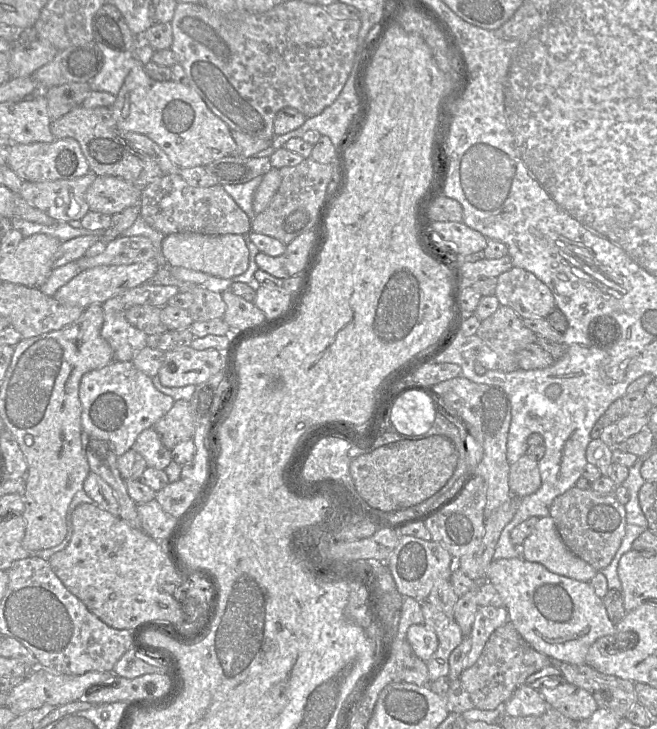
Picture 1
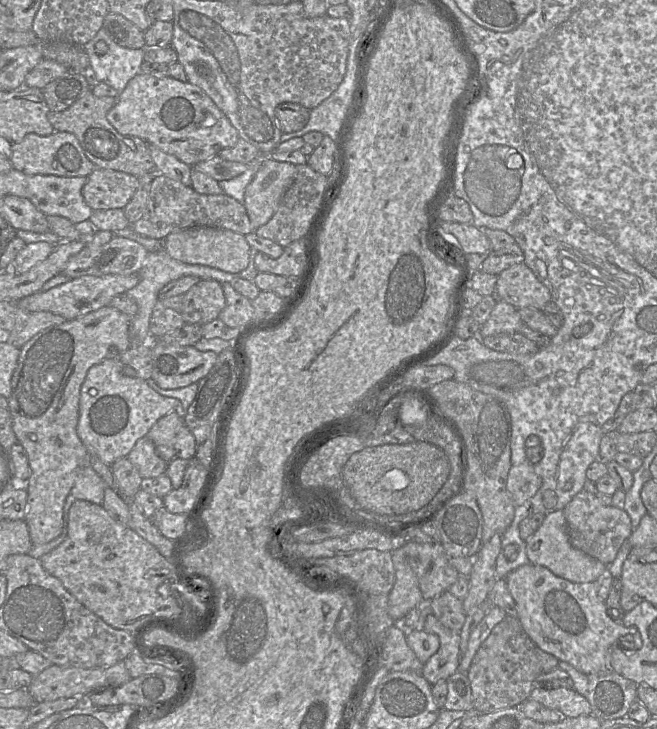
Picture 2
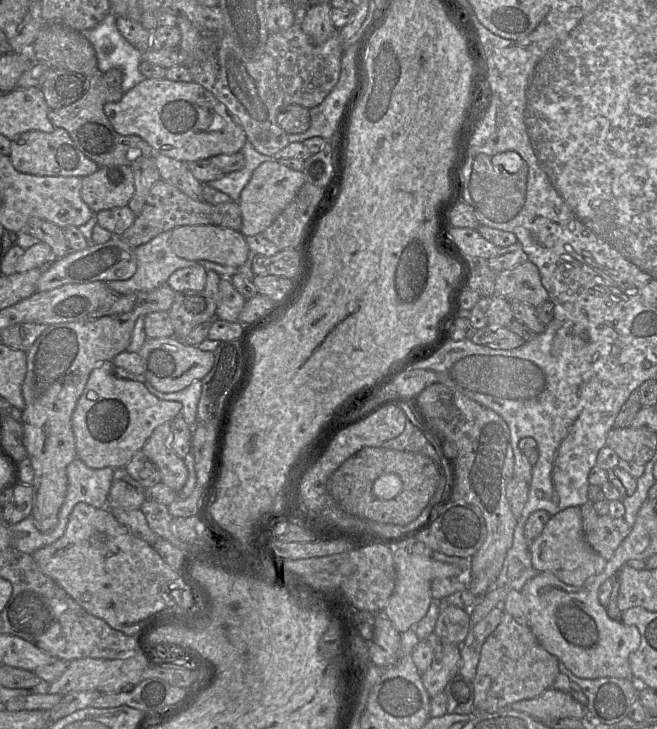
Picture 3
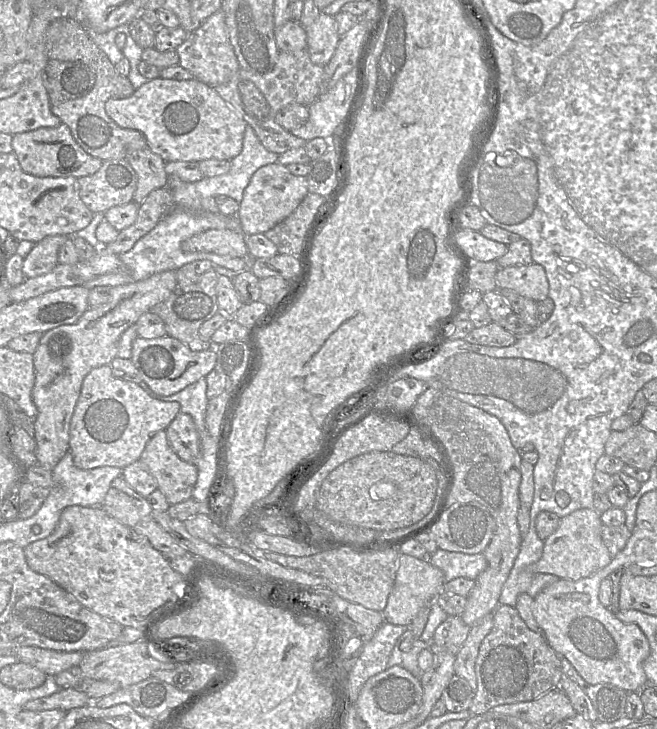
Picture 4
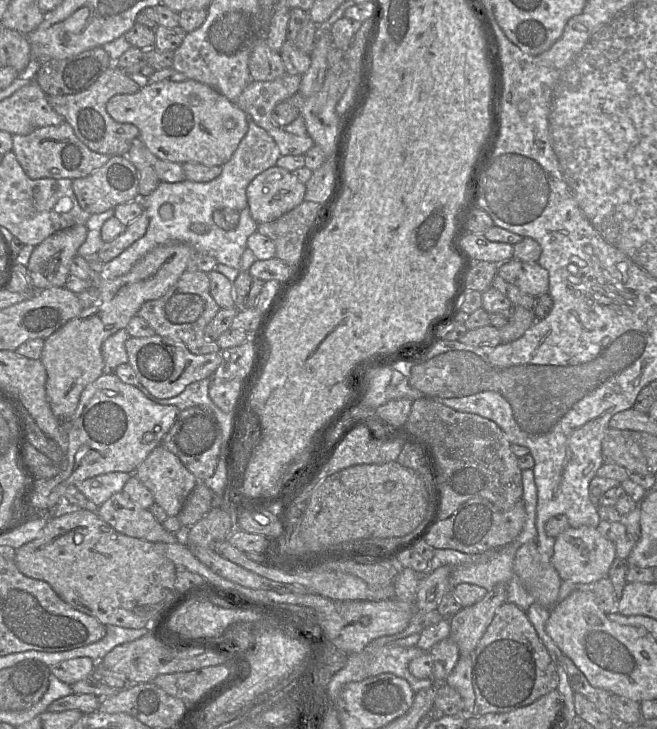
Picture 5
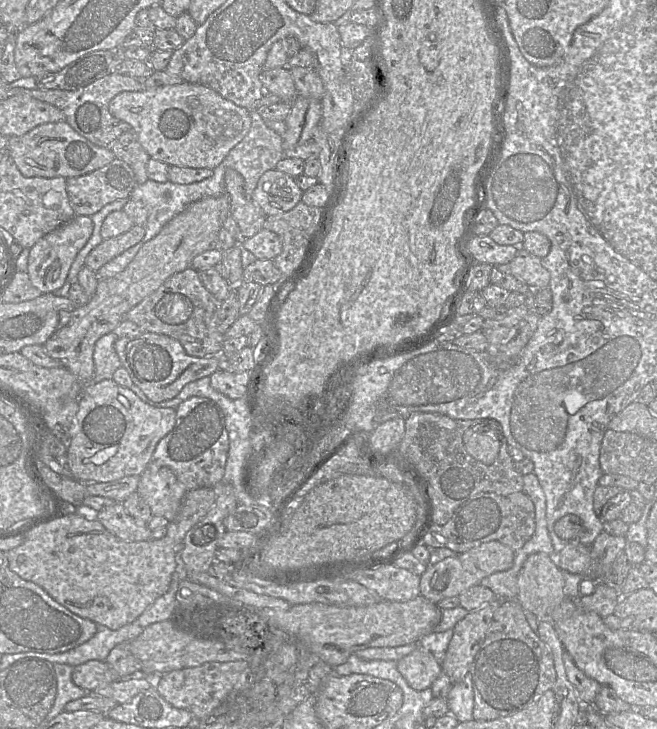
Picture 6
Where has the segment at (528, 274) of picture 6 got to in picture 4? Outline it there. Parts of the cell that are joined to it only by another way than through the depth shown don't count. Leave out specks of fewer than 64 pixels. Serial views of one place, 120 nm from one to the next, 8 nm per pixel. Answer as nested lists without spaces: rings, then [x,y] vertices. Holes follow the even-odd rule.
[[[534,262],[499,268],[496,284],[497,289],[510,289],[535,302],[548,298],[549,284],[545,269]]]

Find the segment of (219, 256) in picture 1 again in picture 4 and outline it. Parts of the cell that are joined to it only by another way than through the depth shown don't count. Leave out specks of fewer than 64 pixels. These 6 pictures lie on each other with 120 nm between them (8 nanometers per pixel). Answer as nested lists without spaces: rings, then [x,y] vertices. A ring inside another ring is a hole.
[[[209,229],[181,243],[185,253],[208,252],[224,257],[244,258],[248,254],[245,235],[231,230]]]

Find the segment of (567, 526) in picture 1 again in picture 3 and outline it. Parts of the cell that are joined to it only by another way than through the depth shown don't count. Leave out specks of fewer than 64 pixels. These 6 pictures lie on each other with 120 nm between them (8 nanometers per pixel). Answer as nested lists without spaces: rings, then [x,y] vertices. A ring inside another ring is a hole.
[[[590,500],[581,505],[580,510],[586,542],[608,561],[631,528],[623,517],[614,518],[609,514],[598,514],[594,509],[594,503]]]

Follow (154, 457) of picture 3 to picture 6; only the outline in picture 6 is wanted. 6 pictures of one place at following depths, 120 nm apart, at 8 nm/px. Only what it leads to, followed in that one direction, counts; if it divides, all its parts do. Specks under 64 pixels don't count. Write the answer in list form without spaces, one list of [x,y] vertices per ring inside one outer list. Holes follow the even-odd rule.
[[[148,466],[140,475],[137,492],[148,504],[152,516],[162,516],[173,521],[182,498],[188,490],[167,467],[149,470]]]

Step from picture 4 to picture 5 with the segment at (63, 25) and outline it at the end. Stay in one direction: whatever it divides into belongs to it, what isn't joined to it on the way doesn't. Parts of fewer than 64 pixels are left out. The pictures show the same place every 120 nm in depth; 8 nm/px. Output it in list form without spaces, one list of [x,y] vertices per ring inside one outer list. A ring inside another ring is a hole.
[[[112,64],[85,91],[74,95],[48,96],[48,102],[57,114],[64,117],[65,122],[73,128],[76,137],[91,151],[114,156],[118,155],[118,151],[124,143],[138,138],[140,132],[133,124],[115,122],[106,111],[107,102],[115,95],[135,94],[140,89],[130,75]]]

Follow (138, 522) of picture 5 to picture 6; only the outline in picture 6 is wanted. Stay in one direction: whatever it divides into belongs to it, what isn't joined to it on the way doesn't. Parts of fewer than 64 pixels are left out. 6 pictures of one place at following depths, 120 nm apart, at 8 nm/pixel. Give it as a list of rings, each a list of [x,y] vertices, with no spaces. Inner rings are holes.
[[[116,503],[97,513],[97,520],[113,535],[126,542],[151,540],[148,524],[138,524],[125,511],[122,503]]]

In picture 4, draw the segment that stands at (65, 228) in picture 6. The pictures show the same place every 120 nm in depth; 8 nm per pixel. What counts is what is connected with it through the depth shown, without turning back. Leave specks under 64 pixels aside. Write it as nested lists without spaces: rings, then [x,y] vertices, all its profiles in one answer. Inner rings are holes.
[[[47,236],[35,243],[33,249],[24,258],[22,271],[26,279],[51,272],[58,262],[58,251],[68,236]]]

